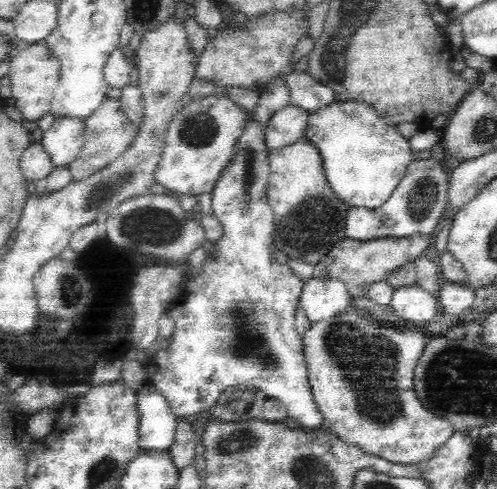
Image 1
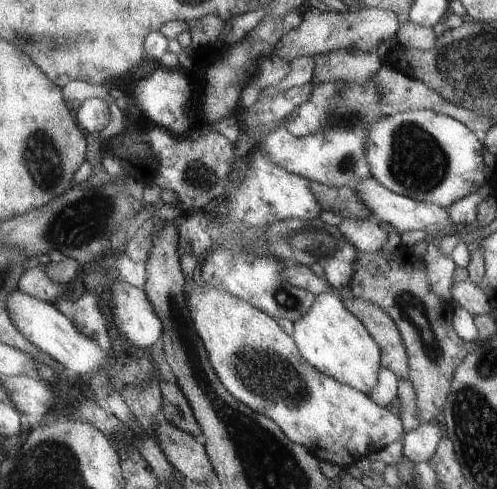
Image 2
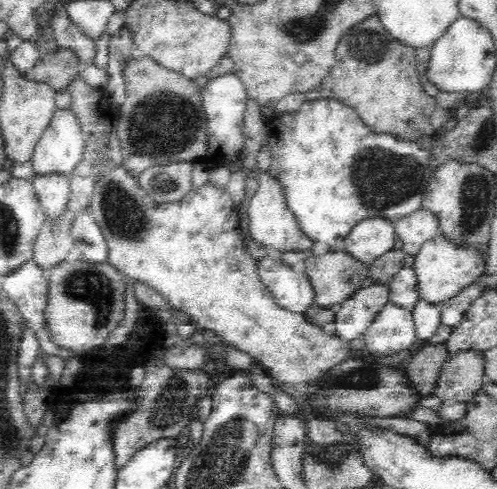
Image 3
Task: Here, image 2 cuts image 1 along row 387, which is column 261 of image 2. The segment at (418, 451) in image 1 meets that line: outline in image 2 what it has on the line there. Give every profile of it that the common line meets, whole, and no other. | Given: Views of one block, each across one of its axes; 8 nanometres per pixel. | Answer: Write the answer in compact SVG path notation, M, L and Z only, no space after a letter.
M187 276L187 302L189 310L193 312L195 326L205 342L205 348L209 350L209 358L221 382L225 382L227 390L253 410L273 418L293 442L307 446L323 462L351 468L369 454L379 452L393 442L401 442L407 436L403 420L393 408L379 406L377 402L373 402L373 398L369 398L369 394L321 372L311 362L307 362L297 348L295 336L285 332L279 320L271 314L259 310L257 306L239 296L233 296L231 292L201 282L201 278L195 280L195 276Z

